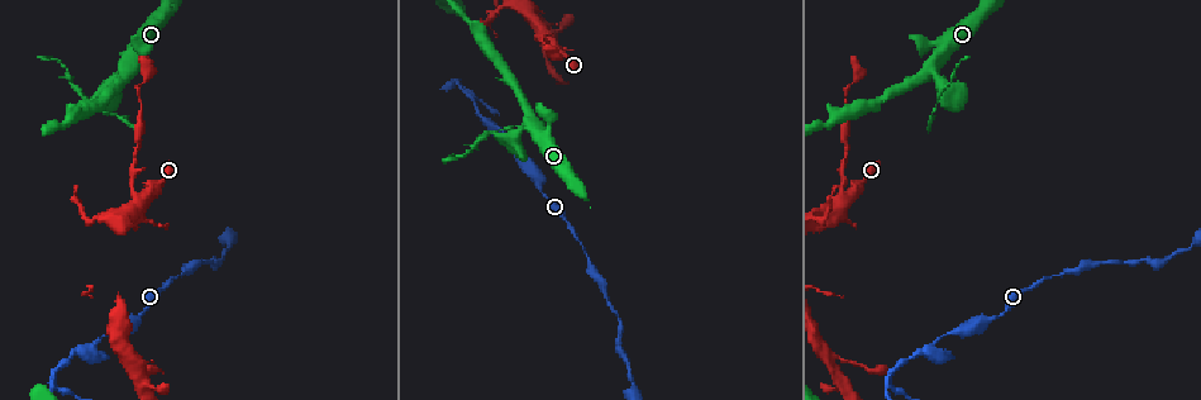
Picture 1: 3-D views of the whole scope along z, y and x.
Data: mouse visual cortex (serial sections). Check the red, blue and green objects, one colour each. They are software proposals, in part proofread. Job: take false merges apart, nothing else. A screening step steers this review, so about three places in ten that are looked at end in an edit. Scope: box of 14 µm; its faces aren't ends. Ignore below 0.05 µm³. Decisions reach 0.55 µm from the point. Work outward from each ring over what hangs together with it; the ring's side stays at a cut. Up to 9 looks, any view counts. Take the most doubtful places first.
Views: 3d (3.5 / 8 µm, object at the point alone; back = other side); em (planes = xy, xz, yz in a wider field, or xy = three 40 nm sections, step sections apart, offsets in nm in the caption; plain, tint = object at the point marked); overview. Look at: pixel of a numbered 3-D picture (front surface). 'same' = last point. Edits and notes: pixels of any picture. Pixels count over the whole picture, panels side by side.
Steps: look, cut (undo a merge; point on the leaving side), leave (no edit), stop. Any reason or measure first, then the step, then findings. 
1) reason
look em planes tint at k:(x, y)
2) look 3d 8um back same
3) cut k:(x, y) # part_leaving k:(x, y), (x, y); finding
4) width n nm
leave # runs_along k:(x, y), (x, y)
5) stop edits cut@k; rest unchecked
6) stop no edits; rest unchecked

arms part here
look em xy step 2 tint at 1:(140, 199)

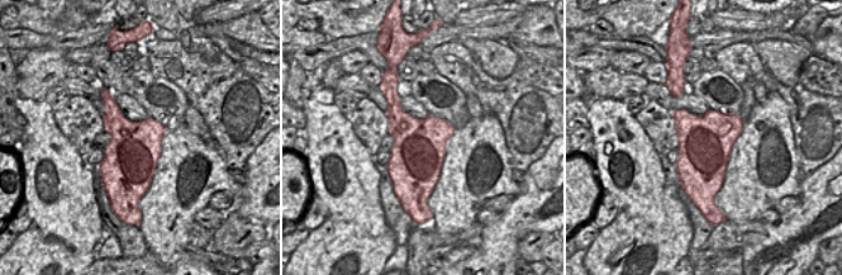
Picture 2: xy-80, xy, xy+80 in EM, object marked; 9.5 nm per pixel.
wider look
look 3d 3.5um same

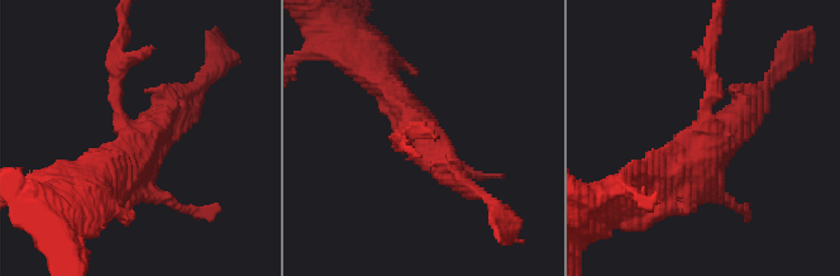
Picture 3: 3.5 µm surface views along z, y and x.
cut 3:(122, 68) # part_leaving 3:(118, 113), (122, 28); a second cell is stuck on

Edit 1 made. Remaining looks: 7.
abrupt turn
look em xy step 2 tint at 1:(488, 134)

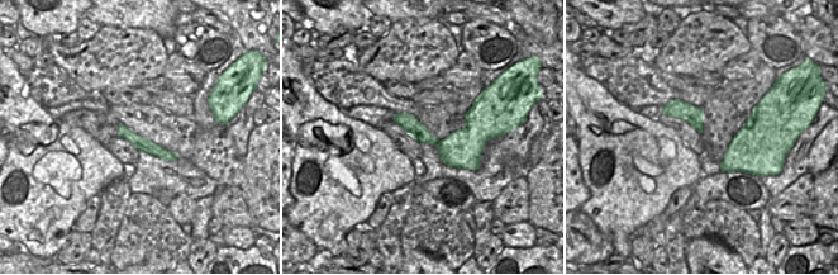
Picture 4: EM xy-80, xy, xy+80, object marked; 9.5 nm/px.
look 3d 3.5um same

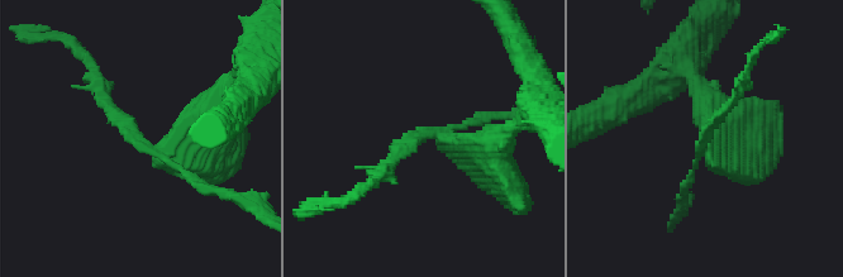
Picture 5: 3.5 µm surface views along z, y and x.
cut 5:(409, 148) # part_leaving 5:(433, 135), (366, 186); a second cell is stuck on

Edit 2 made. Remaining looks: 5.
redraw
look overview

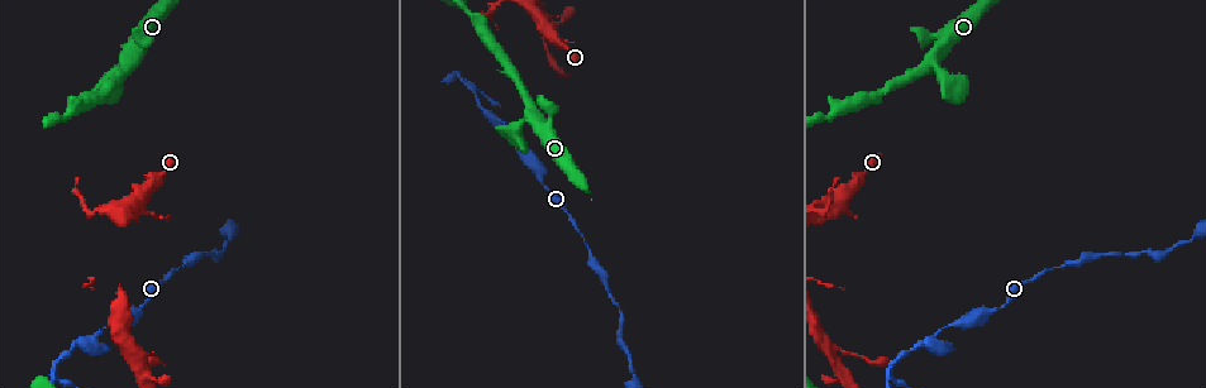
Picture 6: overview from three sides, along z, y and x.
sharp bend
look 3d 3.5um at 6:(88, 344)

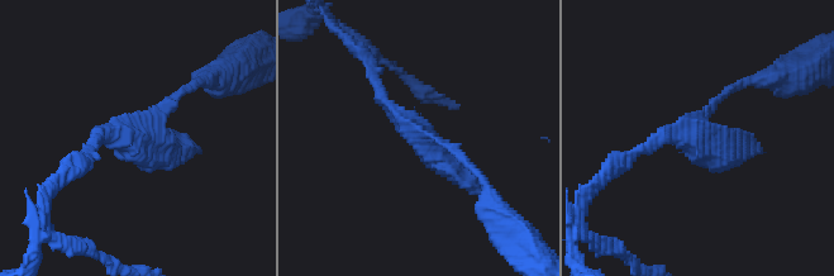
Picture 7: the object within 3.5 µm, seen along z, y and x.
leave # runs_along 7:(482, 180), (452, 147), (416, 134), (373, 79); one cell here

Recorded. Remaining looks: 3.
look em planes tint at 6:(892, 374)

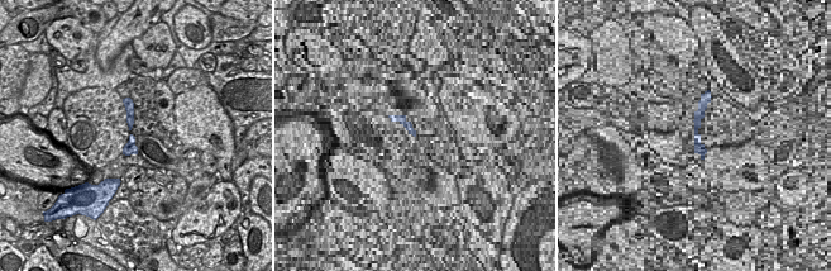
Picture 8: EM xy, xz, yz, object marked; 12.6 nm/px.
see where the arms go
look 3d 3.5um same

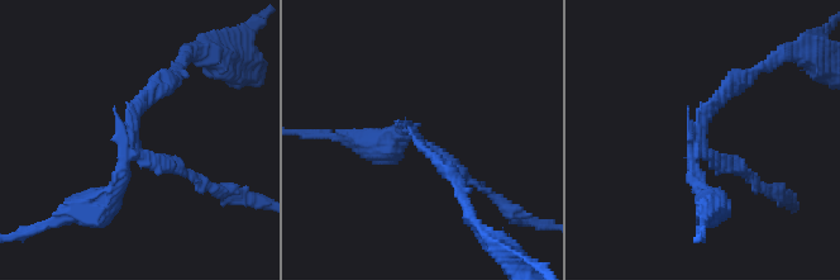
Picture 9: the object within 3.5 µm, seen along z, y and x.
arm_widths 150, 150, 200 nm
leave # one cell here

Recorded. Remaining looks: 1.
stop edits cut@3, cut@5; rest unchecked

